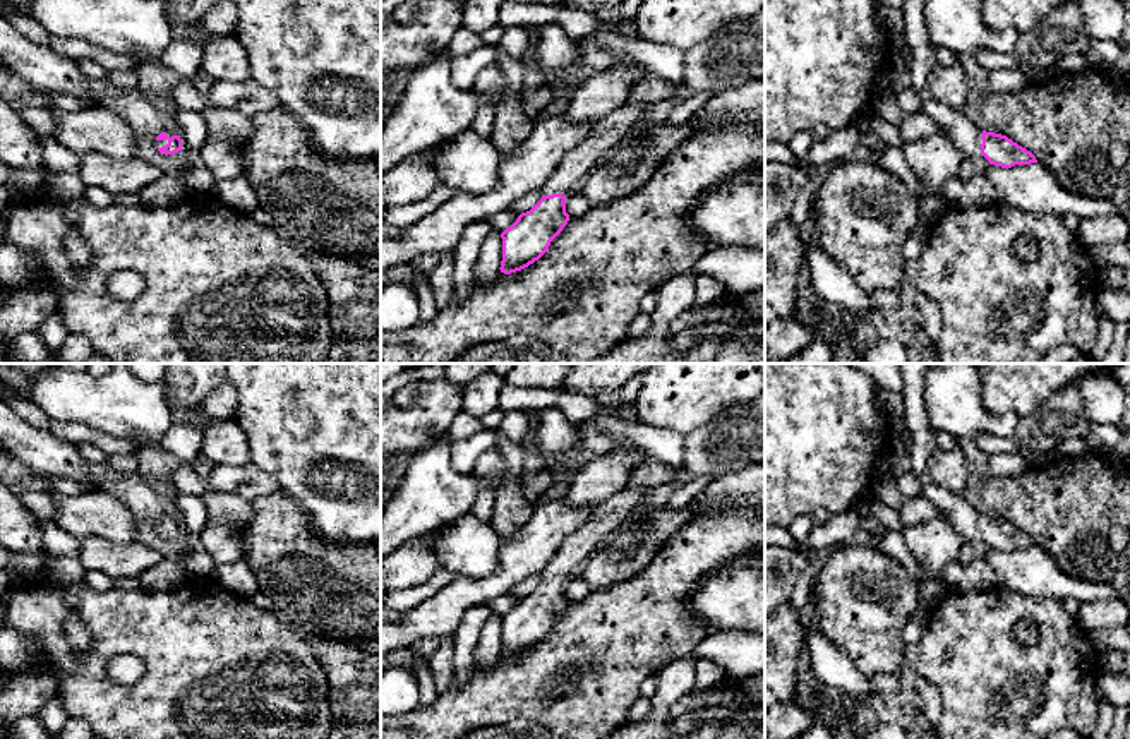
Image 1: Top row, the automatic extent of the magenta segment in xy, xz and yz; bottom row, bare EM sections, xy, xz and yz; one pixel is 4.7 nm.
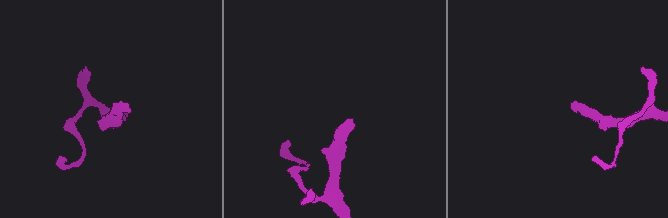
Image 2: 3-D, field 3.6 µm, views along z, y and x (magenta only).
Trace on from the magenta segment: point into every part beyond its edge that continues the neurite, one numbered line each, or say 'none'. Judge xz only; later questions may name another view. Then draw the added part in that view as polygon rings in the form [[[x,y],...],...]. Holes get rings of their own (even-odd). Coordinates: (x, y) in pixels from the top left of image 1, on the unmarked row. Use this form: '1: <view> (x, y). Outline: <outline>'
1: xz (606, 516). Outline: [[[622,489],[617,496],[593,506],[585,523],[573,532],[540,573],[544,580],[569,578],[573,569],[586,559],[597,545],[621,523],[645,509],[645,490]]]

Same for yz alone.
1: yz (957, 510). Outline: [[[926,480],[923,482],[921,494],[936,506],[938,516],[952,525],[965,544],[981,538],[983,514],[969,494],[953,494],[945,487]]]

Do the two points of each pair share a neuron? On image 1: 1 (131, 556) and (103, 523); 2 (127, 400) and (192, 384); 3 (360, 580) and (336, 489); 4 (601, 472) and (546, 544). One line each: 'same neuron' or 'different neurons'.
1: different neurons
2: different neurons
3: different neurons
4: different neurons

